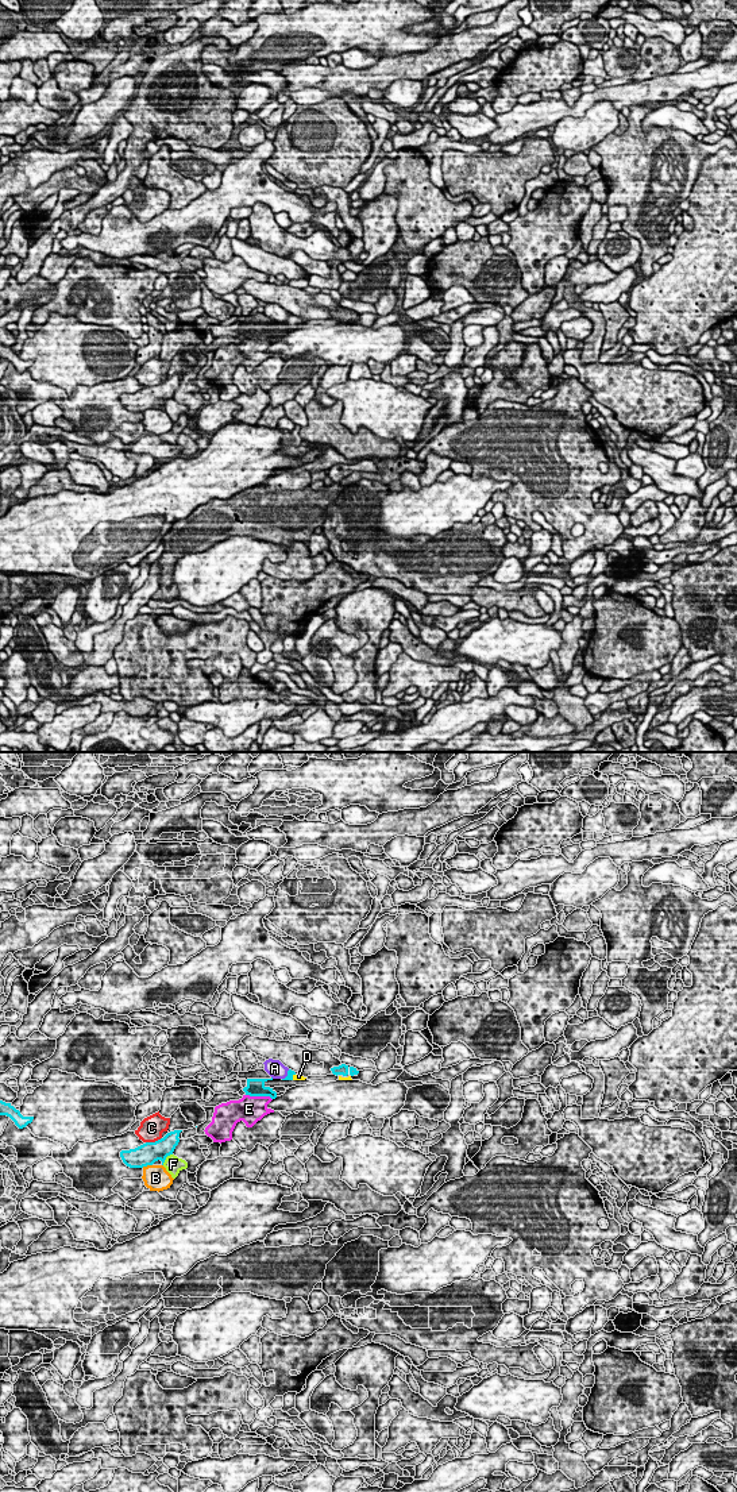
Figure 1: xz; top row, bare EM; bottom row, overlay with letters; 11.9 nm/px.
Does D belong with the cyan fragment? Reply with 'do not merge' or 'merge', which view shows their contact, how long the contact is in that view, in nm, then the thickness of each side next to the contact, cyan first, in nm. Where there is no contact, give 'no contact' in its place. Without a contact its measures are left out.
merge | xz | 90 nm | 70/70 nm

